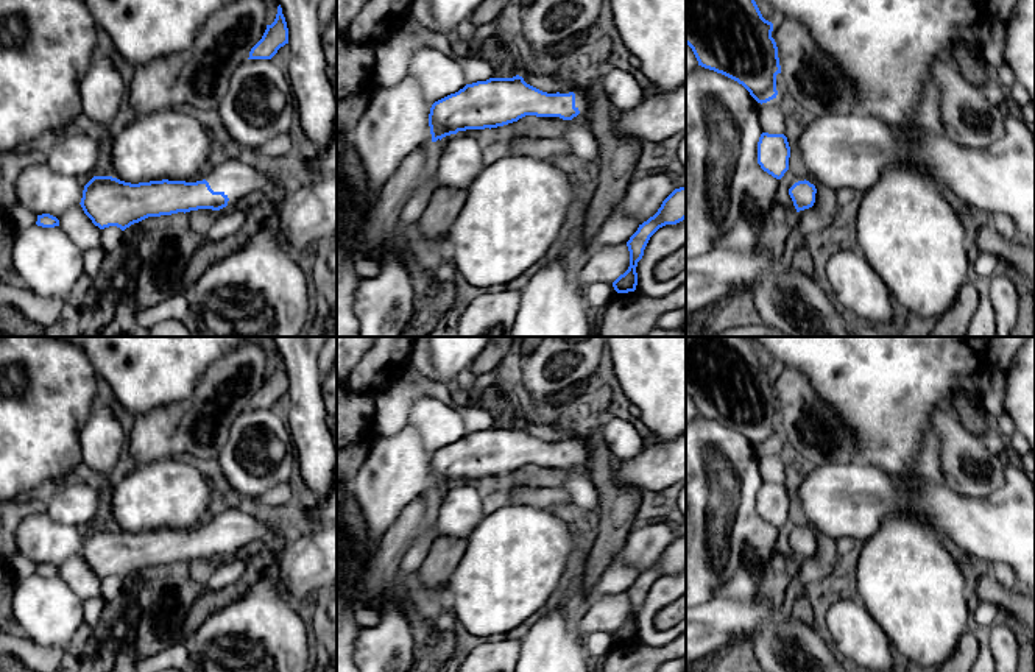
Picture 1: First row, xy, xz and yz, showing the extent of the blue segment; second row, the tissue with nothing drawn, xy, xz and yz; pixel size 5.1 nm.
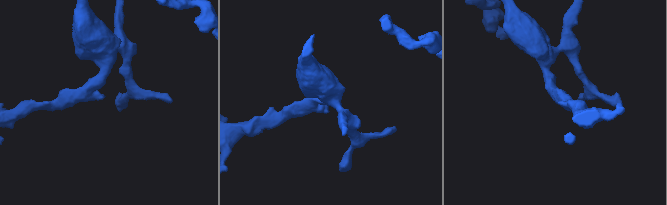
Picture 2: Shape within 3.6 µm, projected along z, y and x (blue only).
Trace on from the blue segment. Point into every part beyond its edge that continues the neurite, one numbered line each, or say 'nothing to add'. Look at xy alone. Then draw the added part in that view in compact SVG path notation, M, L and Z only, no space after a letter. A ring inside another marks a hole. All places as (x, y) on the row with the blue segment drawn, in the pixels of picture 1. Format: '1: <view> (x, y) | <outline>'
1: xy (261, 290) | M238 157L214 167L206 181L214 192L260 192L271 203L271 214L242 248L210 265L187 288L190 310L184 326L192 337L299 337L309 326L313 296L307 265L295 260L279 232L279 206L291 187Z

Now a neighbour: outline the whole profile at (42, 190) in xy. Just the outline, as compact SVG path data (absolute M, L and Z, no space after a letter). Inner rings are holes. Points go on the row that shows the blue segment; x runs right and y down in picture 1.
M45 161L26 167L16 182L17 203L56 218L81 203L83 190L81 179L56 173Z

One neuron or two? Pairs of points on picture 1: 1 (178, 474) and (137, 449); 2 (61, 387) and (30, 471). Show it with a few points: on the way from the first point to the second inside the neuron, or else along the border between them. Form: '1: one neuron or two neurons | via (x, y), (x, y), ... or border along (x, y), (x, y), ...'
1: two neurons | border along (194, 460), (161, 457), (137, 463), (123, 477)
2: one neuron | via (41, 407), (30, 418), (30, 451)

